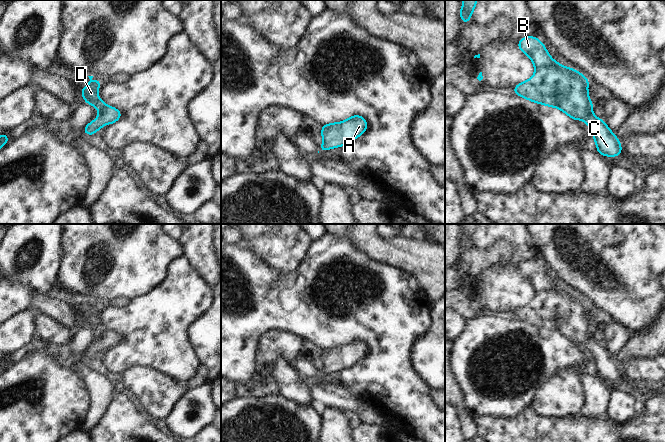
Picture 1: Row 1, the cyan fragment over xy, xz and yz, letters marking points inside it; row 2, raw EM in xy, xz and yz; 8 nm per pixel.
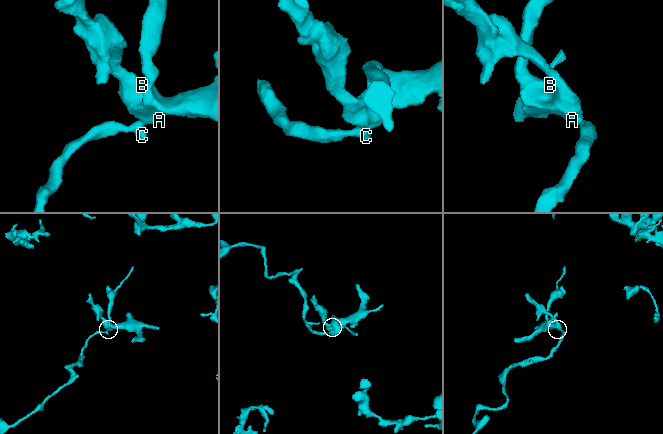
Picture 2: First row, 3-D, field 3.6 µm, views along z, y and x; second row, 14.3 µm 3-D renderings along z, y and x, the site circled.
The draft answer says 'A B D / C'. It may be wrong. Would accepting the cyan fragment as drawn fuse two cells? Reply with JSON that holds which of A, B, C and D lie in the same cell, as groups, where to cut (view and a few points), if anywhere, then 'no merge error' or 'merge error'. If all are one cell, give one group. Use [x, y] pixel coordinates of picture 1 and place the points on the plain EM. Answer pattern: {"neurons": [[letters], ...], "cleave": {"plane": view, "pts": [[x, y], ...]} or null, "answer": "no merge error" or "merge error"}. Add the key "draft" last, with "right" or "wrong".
{"neurons": [["A", "B", "C", "D"]], "cleave": null, "answer": "no merge error", "draft": "wrong"}

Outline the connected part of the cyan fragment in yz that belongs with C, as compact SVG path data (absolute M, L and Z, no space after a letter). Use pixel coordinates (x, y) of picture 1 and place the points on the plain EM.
M534 260L522 262L517 269L532 284L536 295L532 302L517 308L512 316L531 326L559 332L573 344L585 344L592 354L598 377L619 380L622 376L620 365L604 344L592 337L593 328L587 312L590 305L577 294L555 286L544 268Z

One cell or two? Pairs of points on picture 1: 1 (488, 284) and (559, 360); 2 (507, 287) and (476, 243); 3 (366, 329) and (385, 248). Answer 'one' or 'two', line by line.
1: two
2: one
3: two

